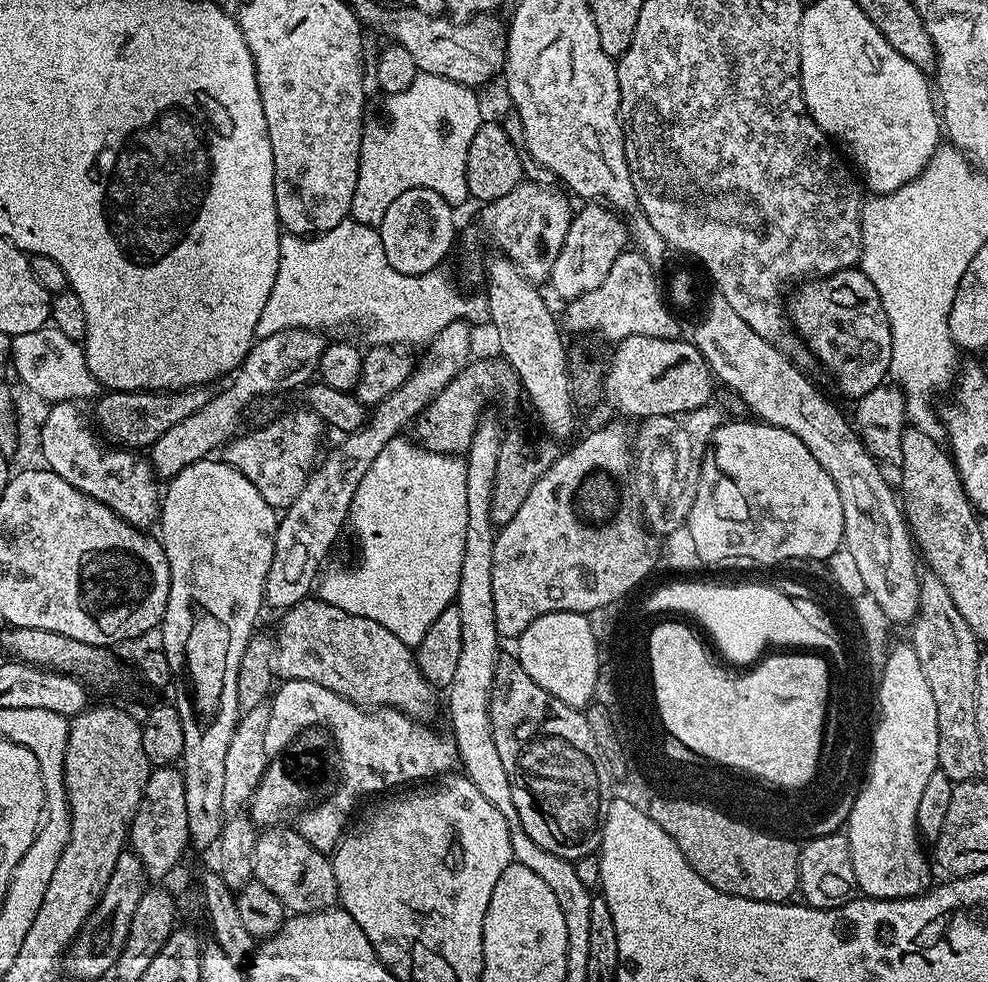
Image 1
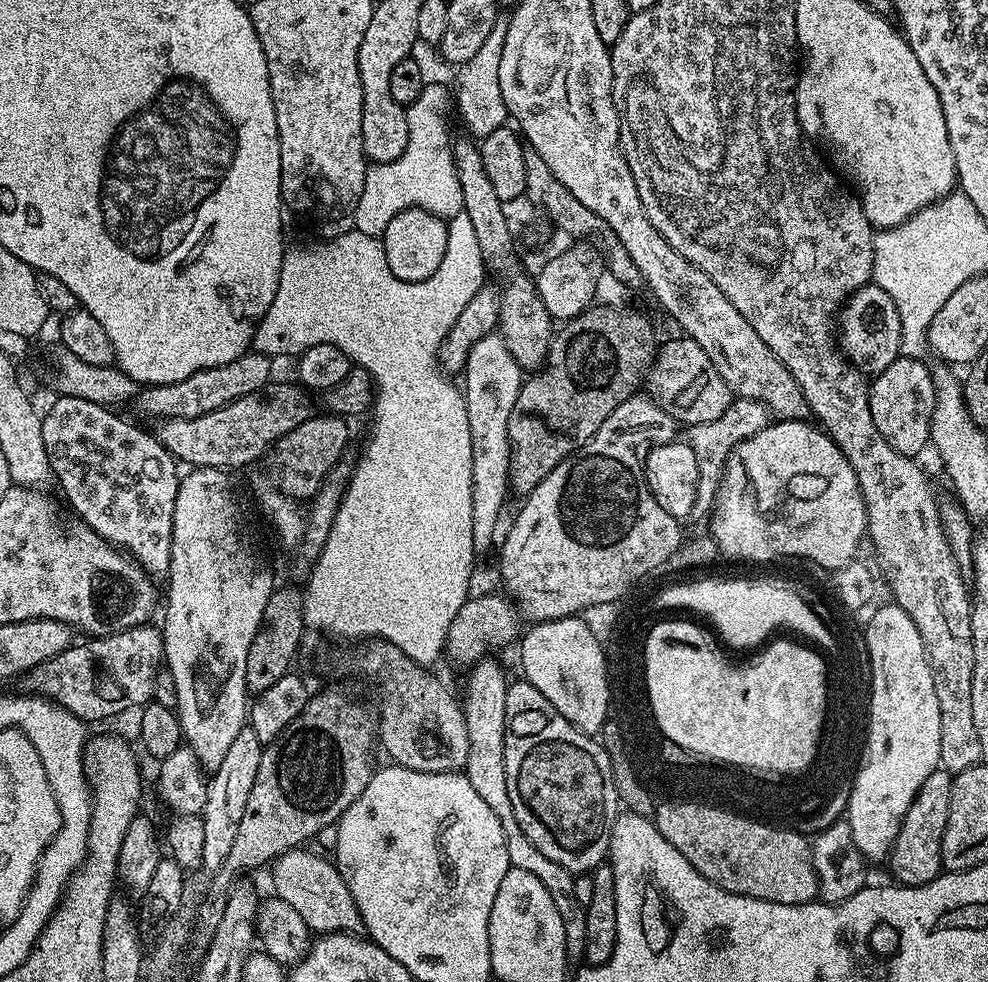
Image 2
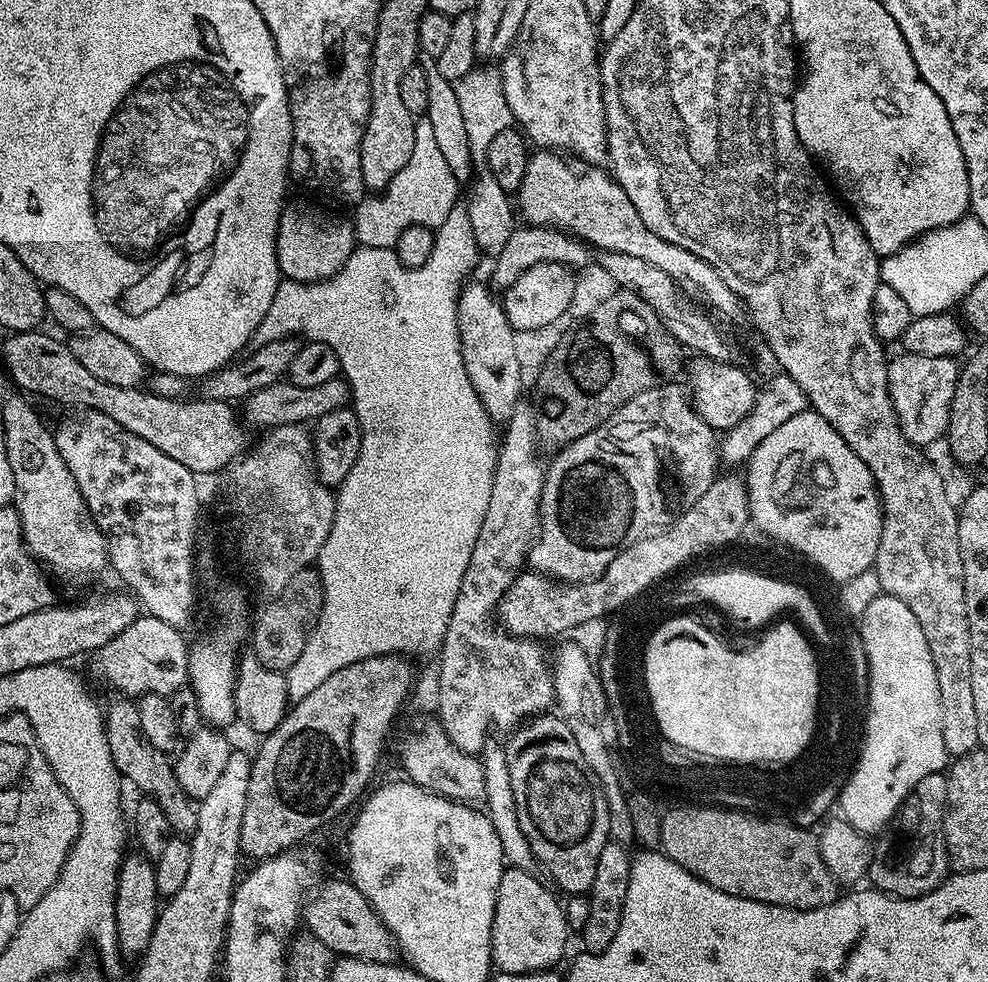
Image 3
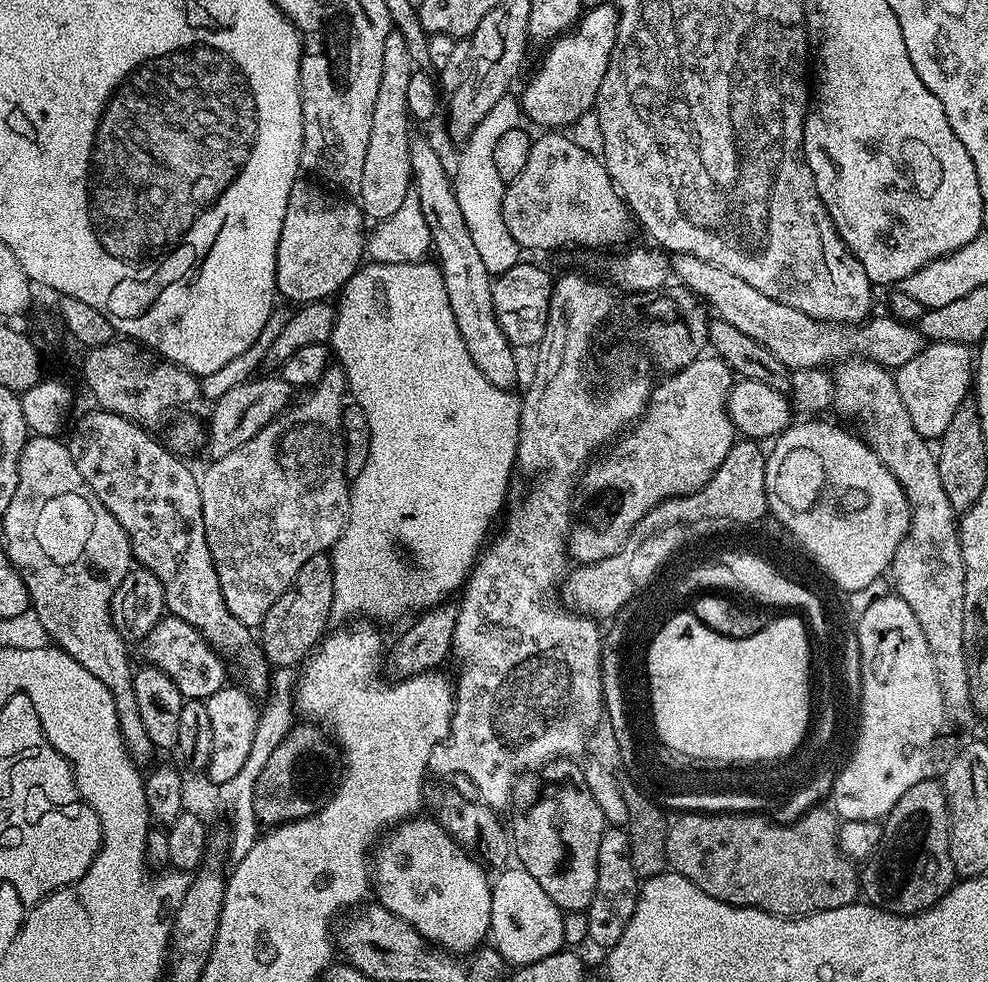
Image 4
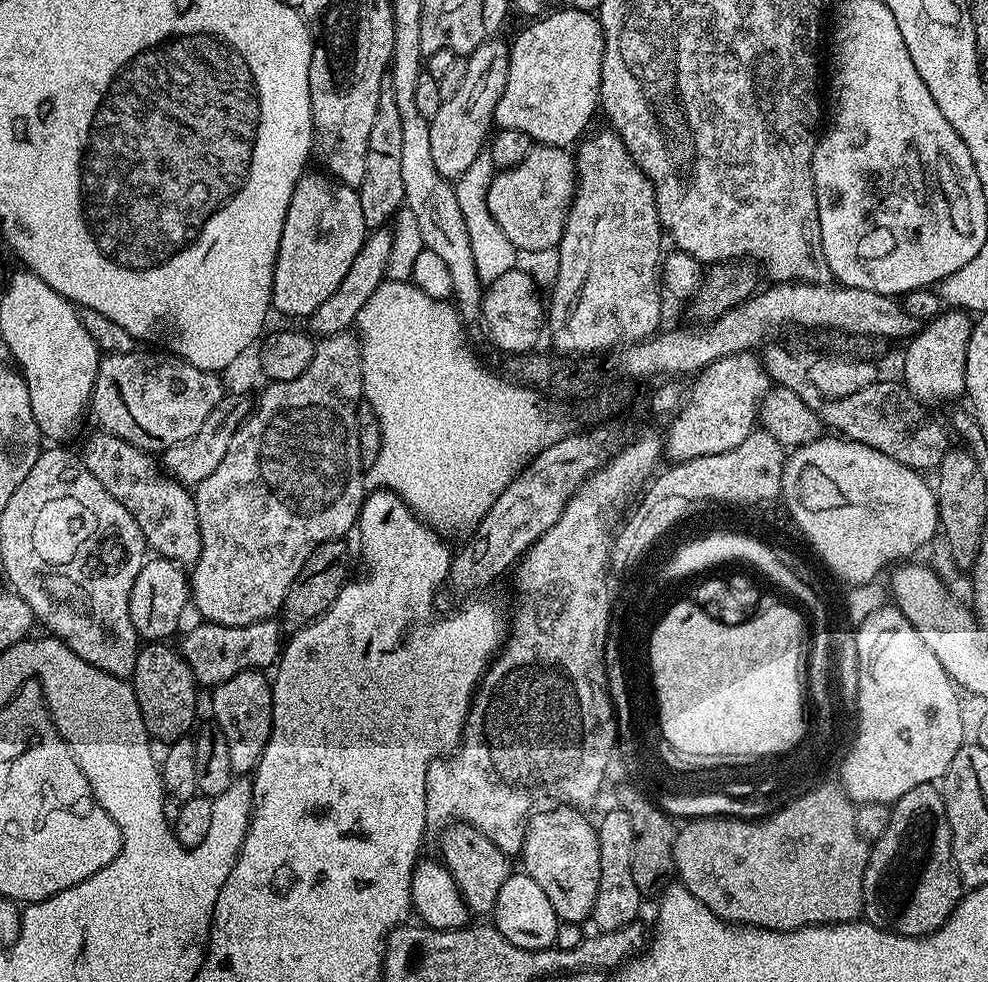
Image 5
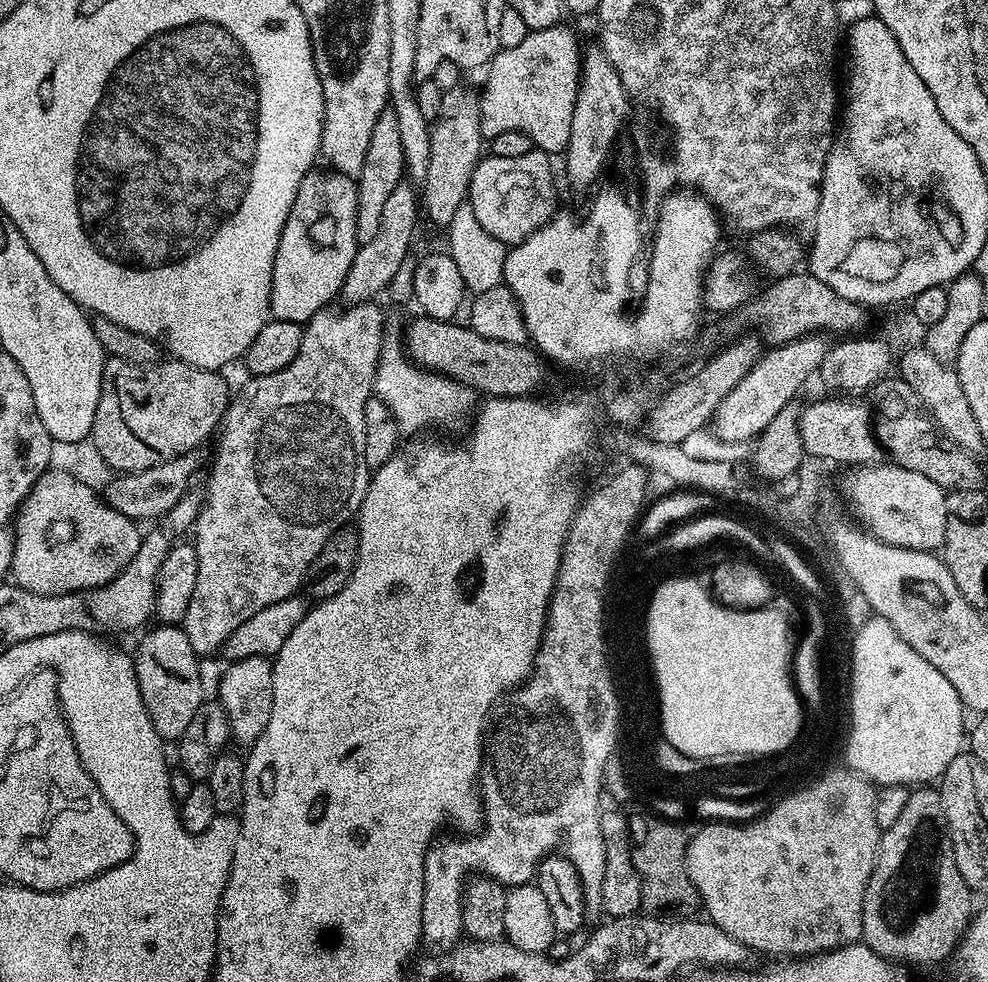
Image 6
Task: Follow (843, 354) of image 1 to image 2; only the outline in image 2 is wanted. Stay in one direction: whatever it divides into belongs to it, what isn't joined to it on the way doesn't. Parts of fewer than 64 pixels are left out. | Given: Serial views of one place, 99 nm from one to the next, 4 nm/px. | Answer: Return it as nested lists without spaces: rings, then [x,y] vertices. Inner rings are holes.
[[[875,282],[864,284],[844,301],[838,313],[838,347],[854,367],[865,374],[886,370],[890,362],[899,358],[901,342],[902,322],[898,318],[898,306],[894,306],[894,298]]]

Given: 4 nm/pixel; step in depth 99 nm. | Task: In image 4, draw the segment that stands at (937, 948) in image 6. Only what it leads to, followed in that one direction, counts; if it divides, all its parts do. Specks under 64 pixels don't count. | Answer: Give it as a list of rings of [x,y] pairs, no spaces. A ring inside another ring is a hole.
[[[939,779],[910,786],[888,811],[883,821],[880,850],[862,868],[860,886],[867,903],[899,916],[912,916],[932,908],[954,883],[952,859],[948,853],[948,803]]]

